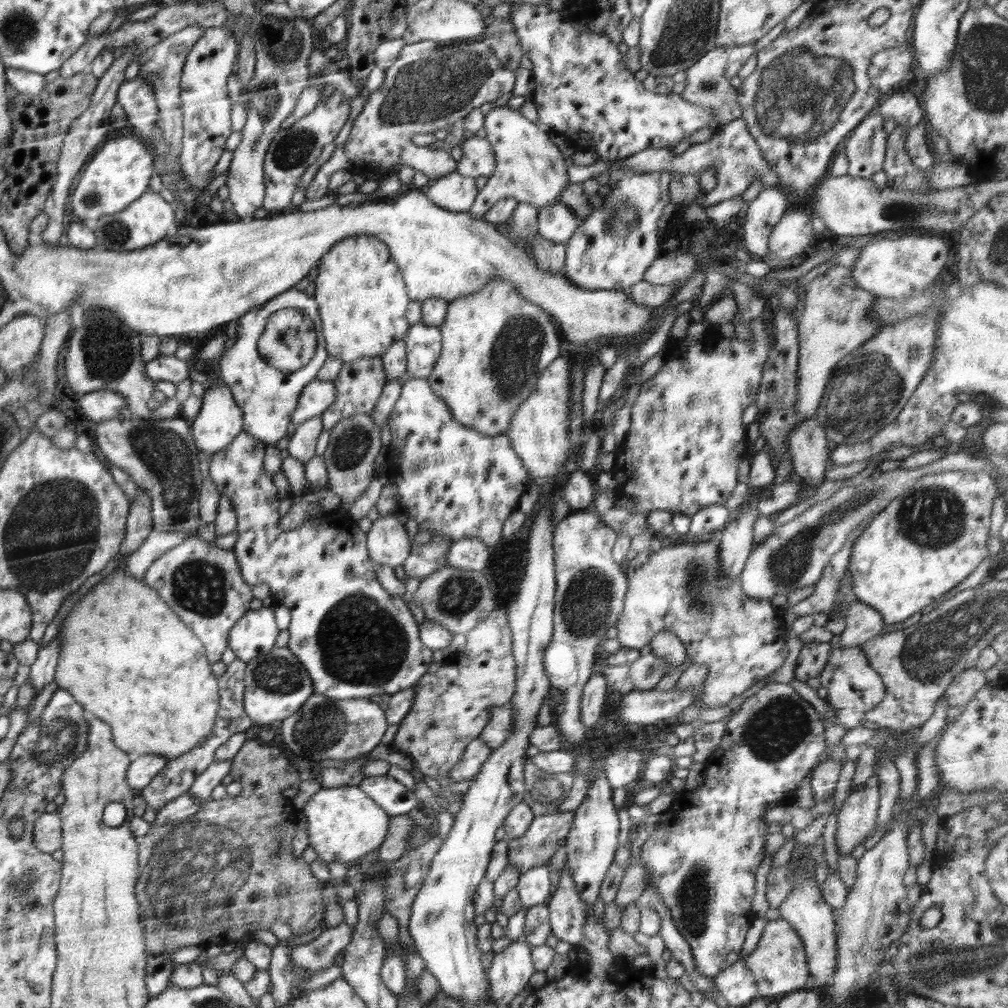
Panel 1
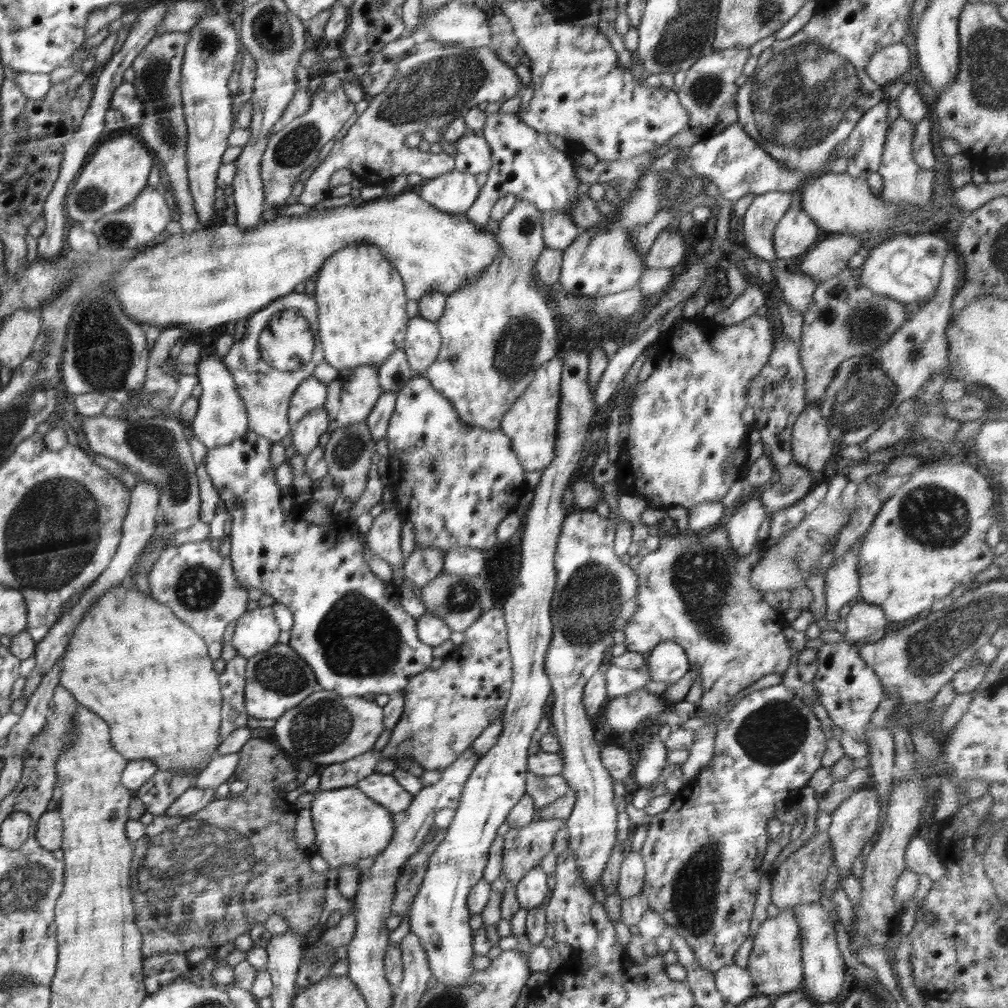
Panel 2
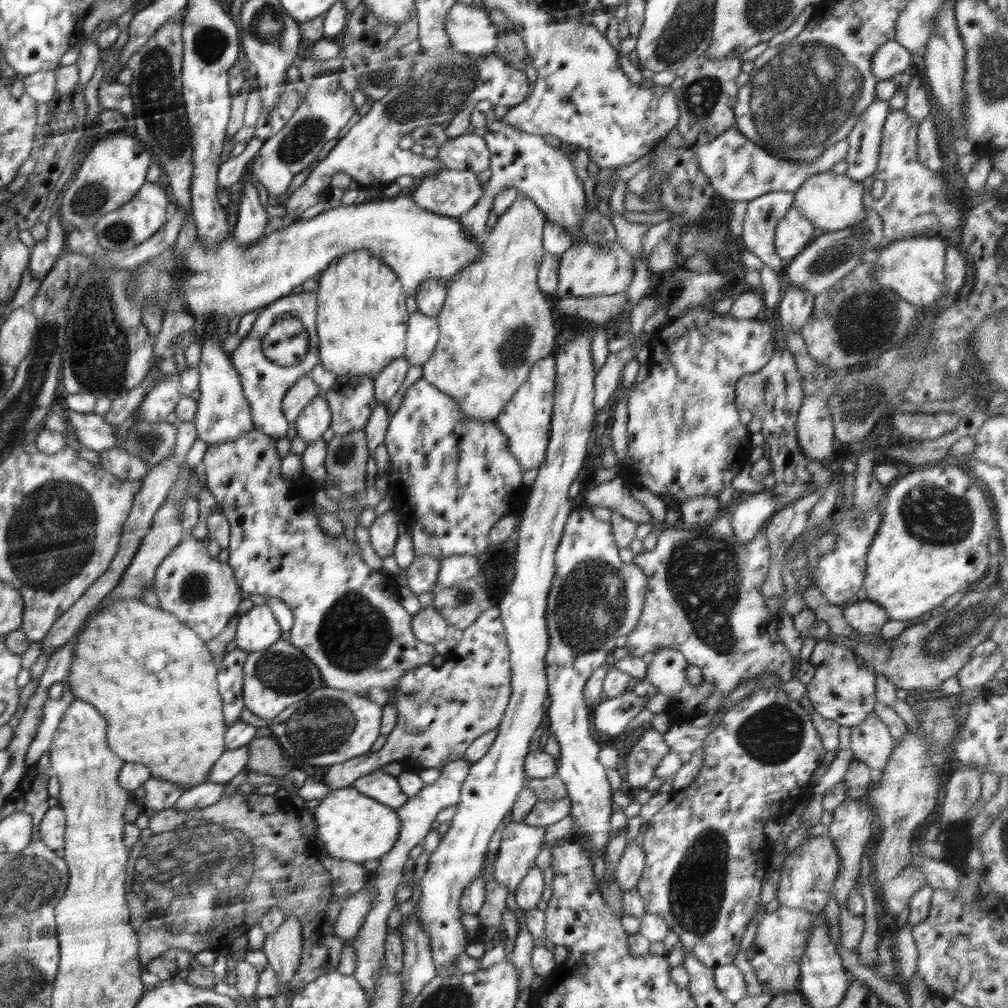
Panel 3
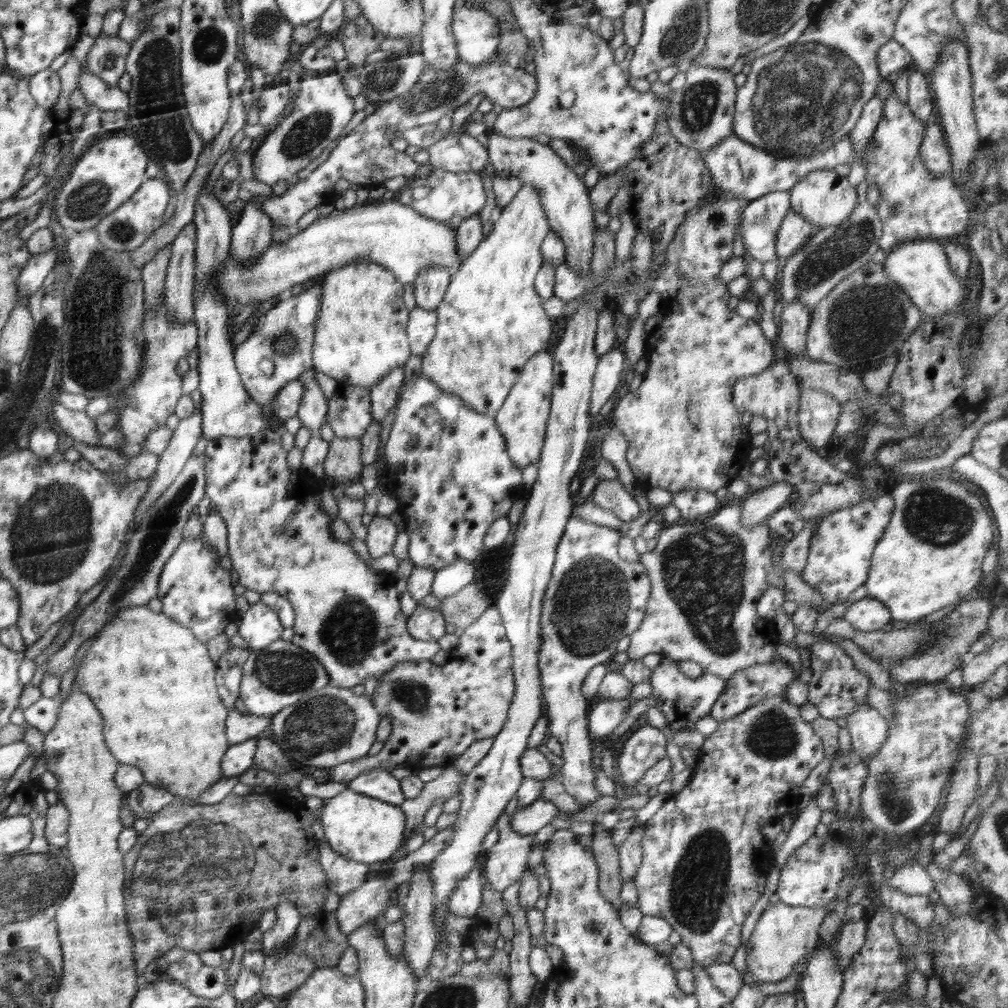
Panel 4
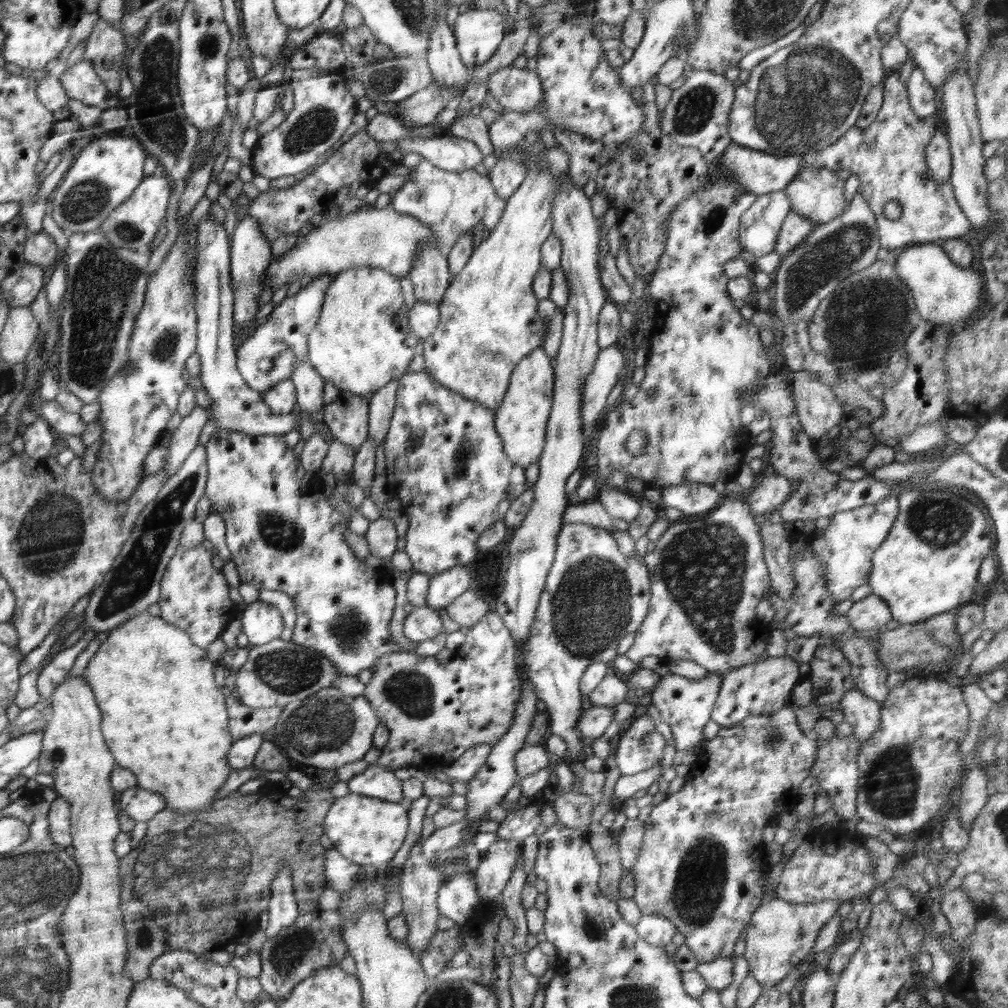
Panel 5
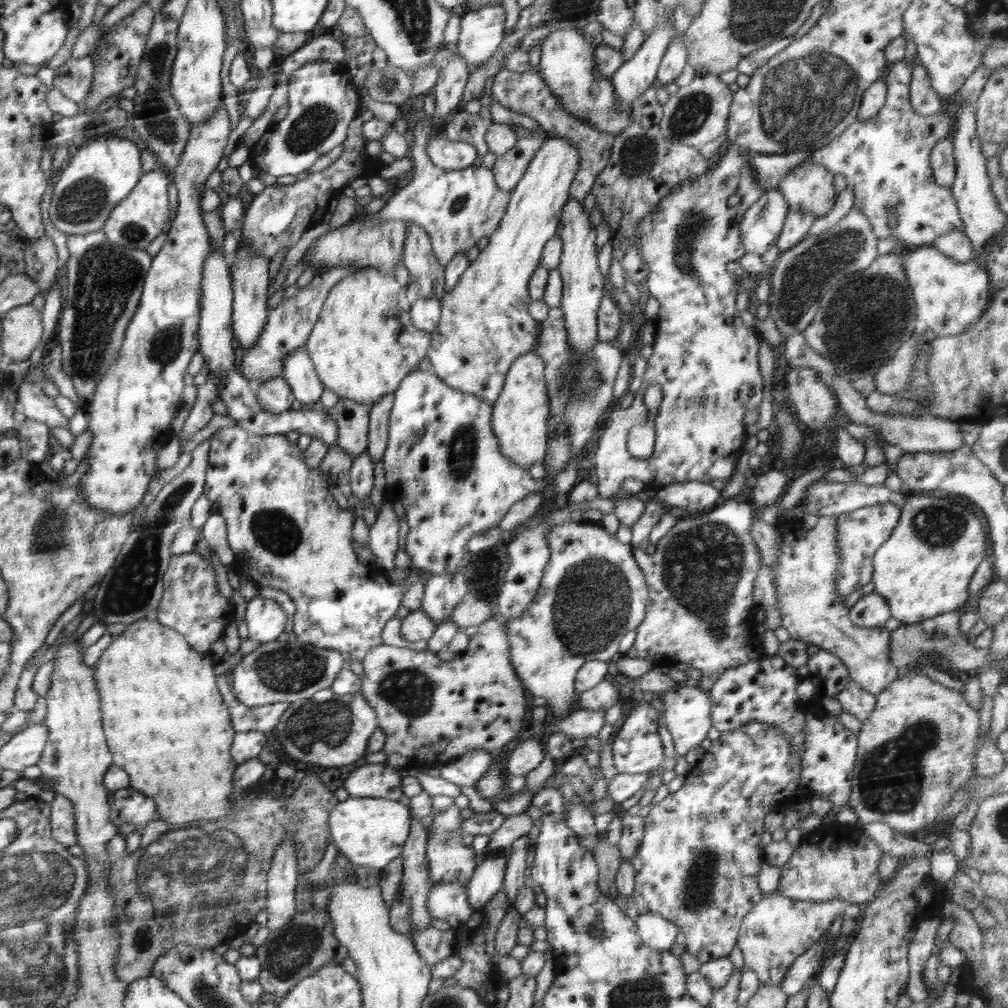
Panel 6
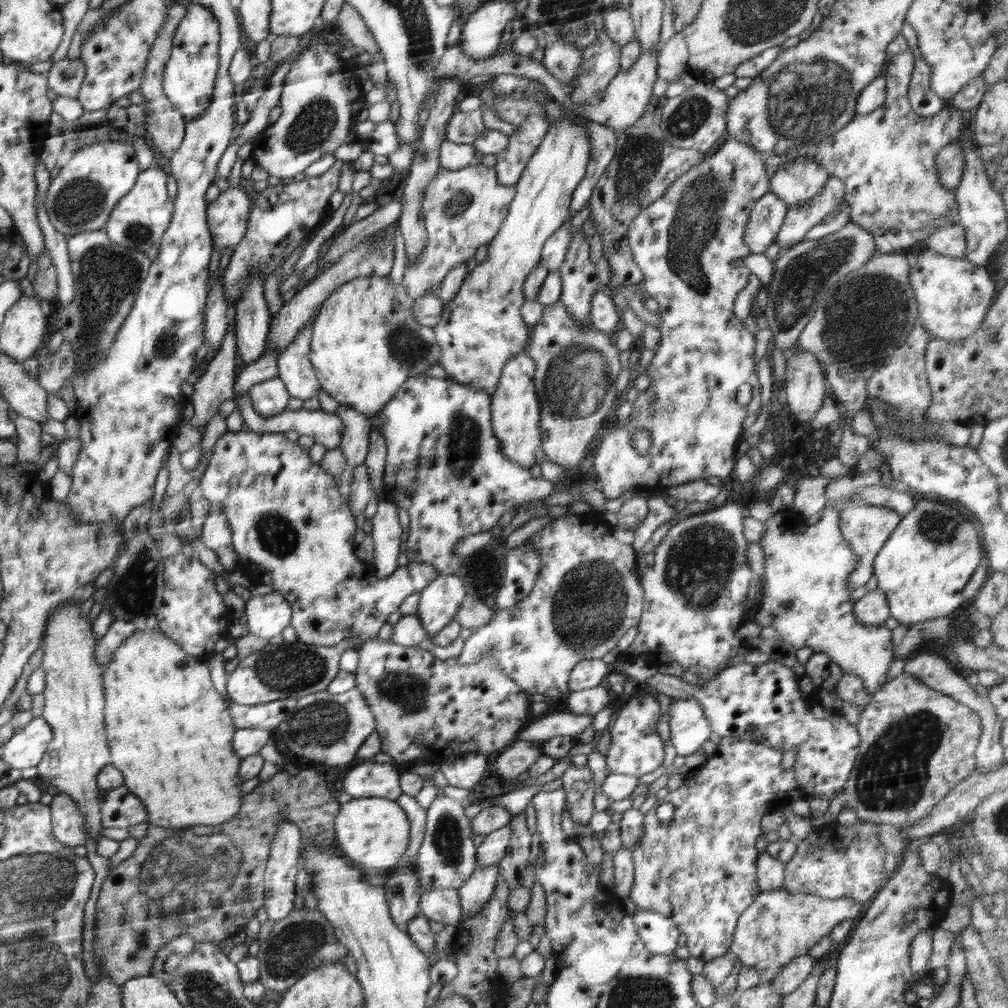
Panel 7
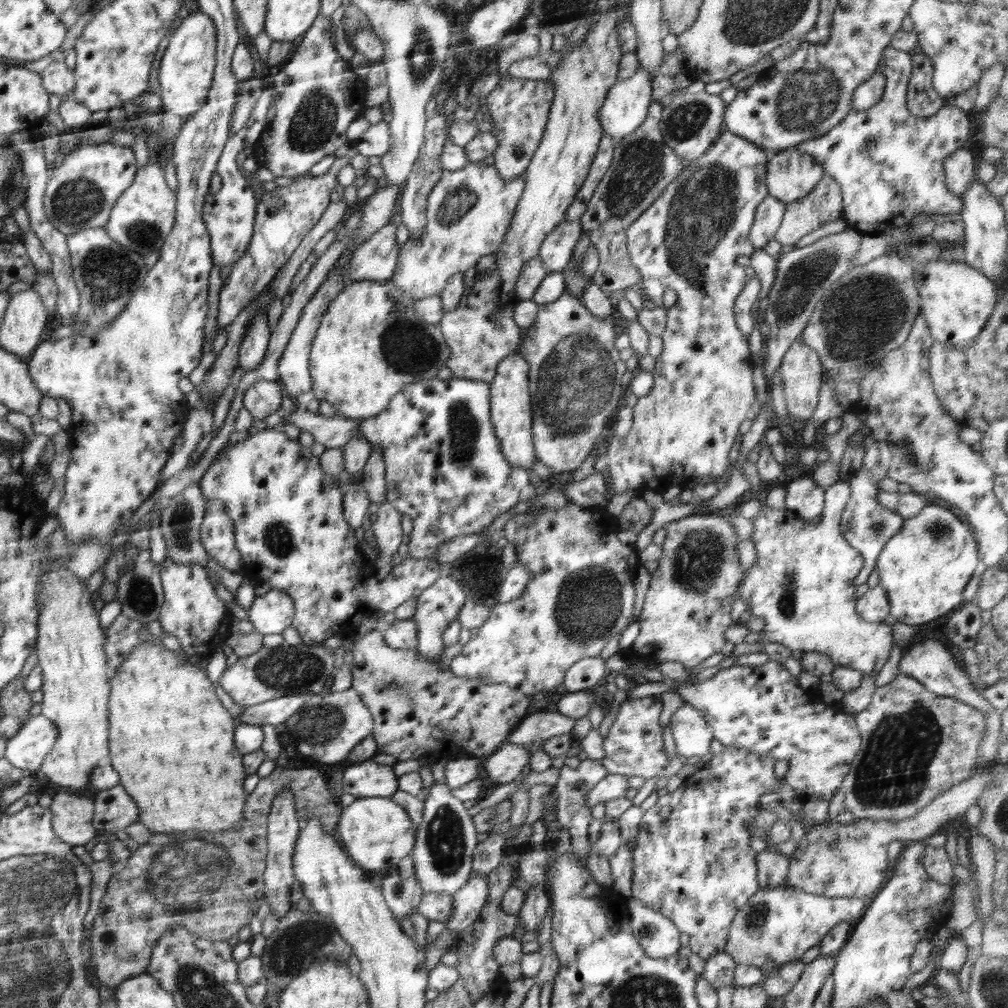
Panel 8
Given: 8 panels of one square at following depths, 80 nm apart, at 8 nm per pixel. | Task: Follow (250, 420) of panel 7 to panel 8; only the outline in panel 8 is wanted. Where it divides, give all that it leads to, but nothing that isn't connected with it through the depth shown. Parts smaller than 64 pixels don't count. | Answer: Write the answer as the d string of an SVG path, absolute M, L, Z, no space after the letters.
M456 376L445 380L434 378L424 382L407 384L398 394L395 394L392 397L392 400L390 400L388 406L382 412L367 419L349 419L337 415L333 417L323 417L319 412L312 414L311 412L308 412L307 409L305 412L294 410L285 418L285 420L283 420L280 429L283 430L286 424L295 424L300 428L301 432L310 432L314 437L314 440L320 442L320 444L324 444L327 449L347 446L357 434L363 434L363 437L371 444L371 446L379 446L385 464L385 481L387 484L386 501L398 510L398 512L401 512L402 515L406 514L406 516L412 518L413 530L408 544L408 555L410 558L416 560L430 559L436 561L436 548L440 548L442 544L459 538L460 536L480 534L482 530L487 528L497 516L502 514L502 512L506 512L513 506L516 506L518 502L530 500L530 498L534 498L550 488L548 481L544 481L544 483L541 482L540 485L531 485L530 478L528 477L529 469L512 465L505 459L505 456L501 453L501 448L499 447L498 437L494 432L494 425L491 423L490 405L491 396L489 393L489 384L484 381L461 379Z

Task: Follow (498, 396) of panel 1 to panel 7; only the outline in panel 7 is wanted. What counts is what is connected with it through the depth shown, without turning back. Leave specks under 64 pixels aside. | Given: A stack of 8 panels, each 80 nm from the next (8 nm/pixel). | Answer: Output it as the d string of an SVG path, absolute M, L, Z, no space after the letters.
M566 118L566 120L560 120L560 124L558 122L549 124L544 140L530 157L520 180L515 184L516 197L510 203L508 214L498 234L488 246L486 259L467 273L454 300L443 303L441 319L433 329L436 334L436 344L441 349L438 365L446 370L446 379L482 389L491 396L496 390L504 364L513 356L524 353L528 348L532 327L521 319L520 309L527 300L523 291L523 282L525 276L540 264L546 240L562 226L562 223L571 219L569 210L572 194L584 178L590 159L590 138L588 138L588 132L584 132L580 122Z

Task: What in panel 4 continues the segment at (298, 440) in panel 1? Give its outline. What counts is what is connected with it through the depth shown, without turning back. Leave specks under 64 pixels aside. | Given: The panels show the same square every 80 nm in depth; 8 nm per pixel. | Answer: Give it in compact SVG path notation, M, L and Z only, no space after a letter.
M313 370L300 373L297 379L304 385L302 400L297 410L298 418L302 422L301 426L310 428L313 435L318 434L328 412L327 398L314 379Z

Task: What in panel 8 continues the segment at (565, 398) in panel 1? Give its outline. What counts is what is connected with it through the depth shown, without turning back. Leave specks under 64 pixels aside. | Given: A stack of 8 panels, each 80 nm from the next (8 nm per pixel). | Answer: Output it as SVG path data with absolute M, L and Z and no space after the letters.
M518 354L507 356L497 364L494 378L489 384L491 396L491 423L499 440L499 447L505 459L512 465L530 468L535 463L533 447L532 405L529 391L529 364Z

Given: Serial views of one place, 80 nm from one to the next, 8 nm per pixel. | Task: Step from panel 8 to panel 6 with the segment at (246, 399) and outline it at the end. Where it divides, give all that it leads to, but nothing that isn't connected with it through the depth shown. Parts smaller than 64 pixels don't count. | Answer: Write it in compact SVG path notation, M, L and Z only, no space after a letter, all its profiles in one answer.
M283 377L271 378L265 383L254 385L259 404L272 414L280 414L291 408L294 396Z

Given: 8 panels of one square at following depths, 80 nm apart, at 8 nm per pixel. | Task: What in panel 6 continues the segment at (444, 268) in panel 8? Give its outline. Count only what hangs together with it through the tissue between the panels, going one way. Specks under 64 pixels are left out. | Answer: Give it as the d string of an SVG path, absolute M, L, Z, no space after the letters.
M427 114L416 122L412 130L414 175L404 187L390 193L386 197L387 205L376 214L369 215L369 218L371 222L410 219L420 225L429 234L434 256L445 268L455 254L468 254L482 238L489 238L496 232L506 213L511 192L500 191L491 169L482 165L447 171L437 167L425 149L426 140L430 139L430 127L431 118Z

